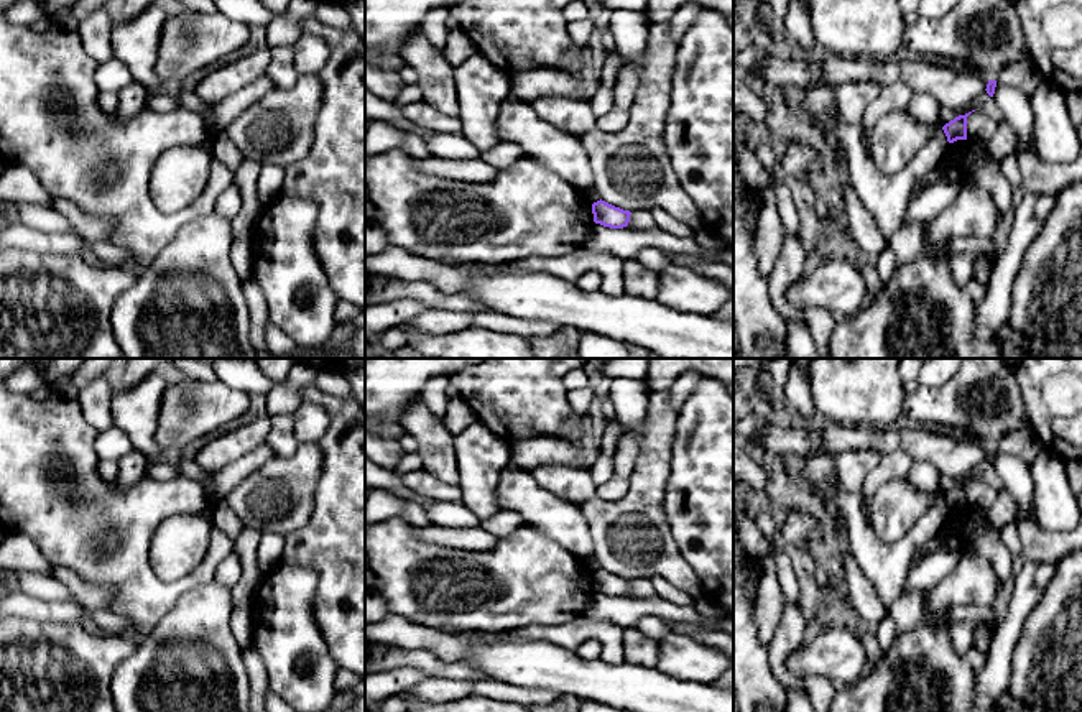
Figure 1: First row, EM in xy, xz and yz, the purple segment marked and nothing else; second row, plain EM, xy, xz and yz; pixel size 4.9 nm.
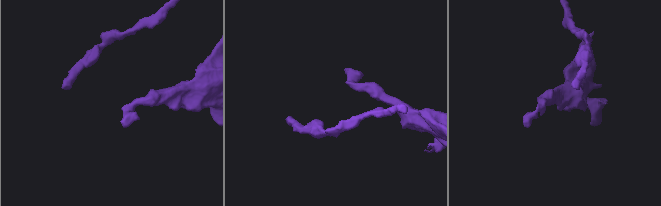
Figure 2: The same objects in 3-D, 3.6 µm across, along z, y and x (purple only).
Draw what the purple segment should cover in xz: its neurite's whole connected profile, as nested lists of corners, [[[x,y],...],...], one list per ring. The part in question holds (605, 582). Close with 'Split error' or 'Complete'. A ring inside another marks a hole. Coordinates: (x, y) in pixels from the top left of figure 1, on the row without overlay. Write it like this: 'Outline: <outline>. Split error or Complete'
Outline: [[[597,569],[592,572],[592,582],[594,582],[594,590],[600,592],[603,595],[610,597],[623,597],[630,590],[630,579],[623,579],[620,576],[615,576],[605,569]]]. Complete

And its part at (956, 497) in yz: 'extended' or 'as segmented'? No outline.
as segmented

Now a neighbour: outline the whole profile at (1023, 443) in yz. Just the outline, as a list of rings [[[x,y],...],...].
[[[1023,428],[1008,432],[995,447],[998,452],[1016,455],[1023,459],[1028,465],[1033,462],[1041,444],[1033,428]]]

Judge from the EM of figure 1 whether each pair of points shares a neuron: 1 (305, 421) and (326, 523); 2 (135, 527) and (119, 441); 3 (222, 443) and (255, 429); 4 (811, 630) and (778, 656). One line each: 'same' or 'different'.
1: different
2: different
3: same
4: different

